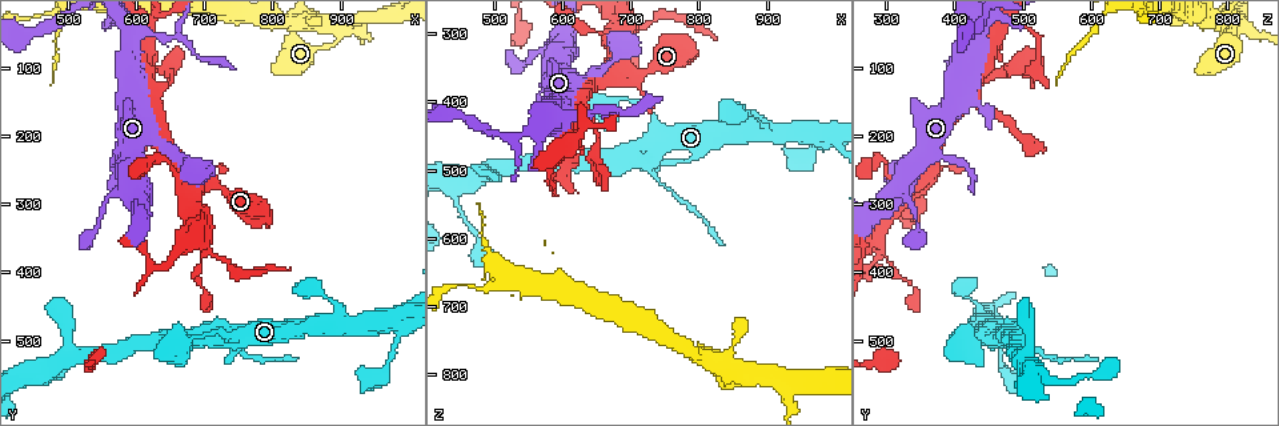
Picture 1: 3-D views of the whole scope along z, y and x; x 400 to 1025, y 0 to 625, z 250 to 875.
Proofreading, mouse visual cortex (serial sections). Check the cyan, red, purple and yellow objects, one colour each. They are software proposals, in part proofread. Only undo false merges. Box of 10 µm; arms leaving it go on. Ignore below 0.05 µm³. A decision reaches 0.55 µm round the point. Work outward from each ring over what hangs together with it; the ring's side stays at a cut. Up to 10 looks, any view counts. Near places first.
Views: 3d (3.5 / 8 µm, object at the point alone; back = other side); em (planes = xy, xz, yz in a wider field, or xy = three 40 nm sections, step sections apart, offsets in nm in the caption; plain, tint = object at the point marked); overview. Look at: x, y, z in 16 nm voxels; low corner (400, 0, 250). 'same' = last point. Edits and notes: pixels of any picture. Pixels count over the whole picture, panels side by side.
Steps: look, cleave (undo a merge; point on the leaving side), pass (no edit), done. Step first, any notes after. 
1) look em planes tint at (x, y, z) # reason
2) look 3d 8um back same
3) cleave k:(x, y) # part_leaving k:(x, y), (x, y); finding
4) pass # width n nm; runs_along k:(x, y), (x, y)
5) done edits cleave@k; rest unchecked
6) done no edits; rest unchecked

look 3d 8um at (895, 40, 800) # branch point

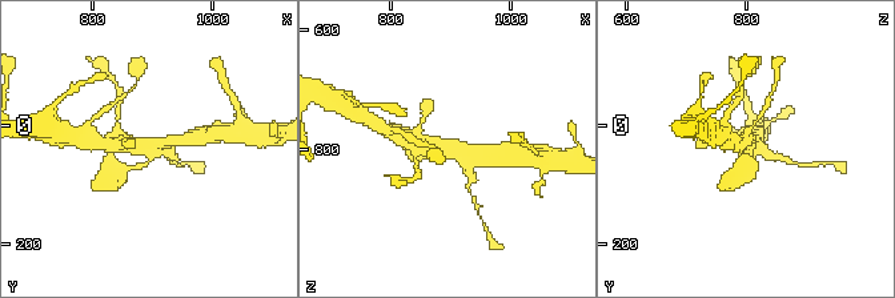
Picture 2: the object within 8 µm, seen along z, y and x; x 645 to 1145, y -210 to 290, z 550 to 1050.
look 3d 3.5um same # closer look

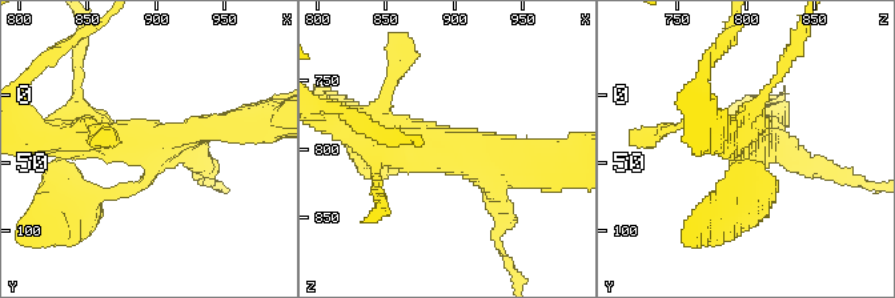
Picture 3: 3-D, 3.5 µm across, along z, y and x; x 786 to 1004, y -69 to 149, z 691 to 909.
look em xy step 2 tint at (894, 42, 804) # shape alone is not enough

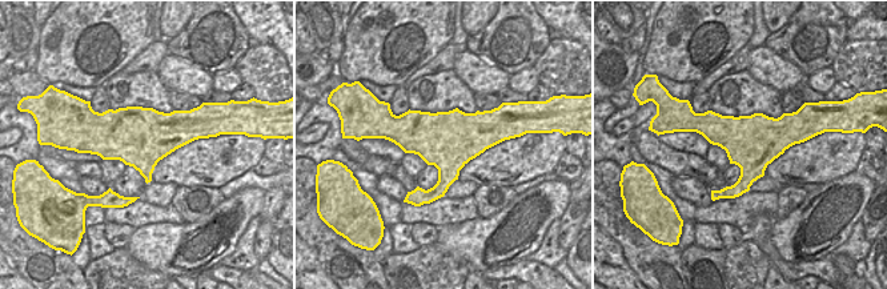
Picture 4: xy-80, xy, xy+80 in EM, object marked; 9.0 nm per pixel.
pass # runs_along 3:(89, 198), (65, 137); continuous, no second cell

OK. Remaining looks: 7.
look 3d 8um at (985, 485, 460) # a narrow waist

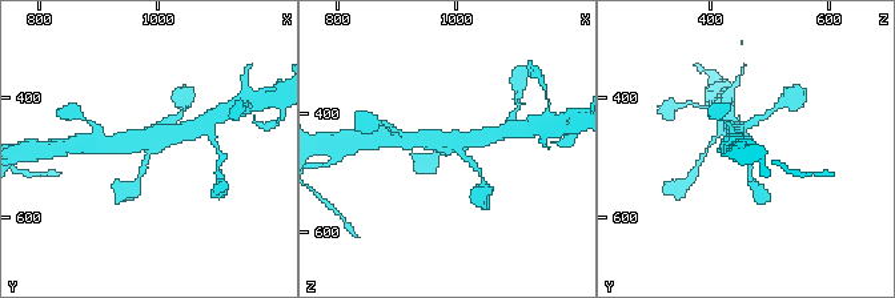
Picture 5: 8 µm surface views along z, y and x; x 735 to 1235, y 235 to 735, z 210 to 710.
look em planes tint same # arms 4; arm_widths 150, 200, 350, 500 nm; need the tissue

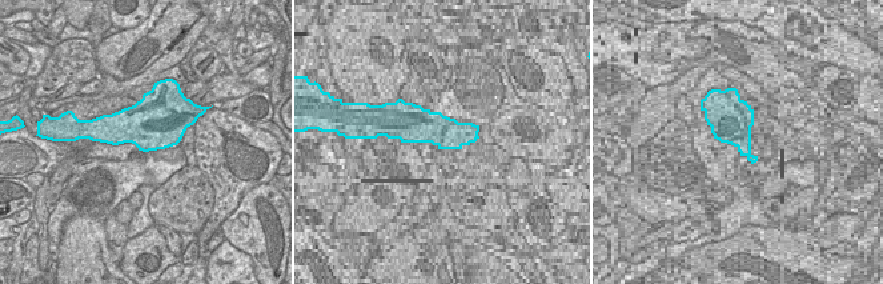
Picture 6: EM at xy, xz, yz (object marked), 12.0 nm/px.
pass # runs_along 5:(107, 143), (148, 143), (140, 174); one cell here

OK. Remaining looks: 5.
look 3d 3.5um at (695, 265, 360) # narrows sharply

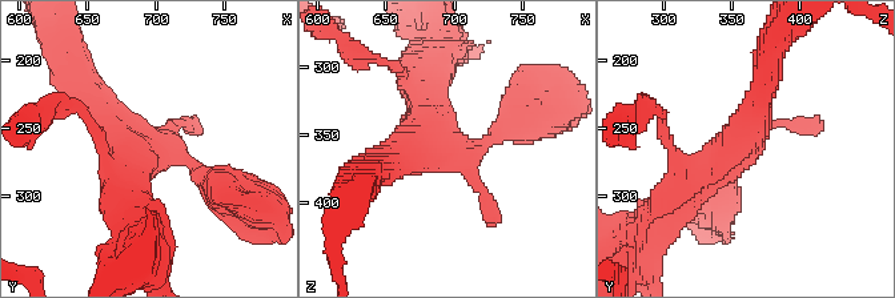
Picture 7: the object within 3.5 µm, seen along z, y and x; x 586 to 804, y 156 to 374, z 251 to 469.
pass # runs_along 7:(223, 190), (88, 92); continuous, no second cell

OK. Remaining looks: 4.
look 3d 3.5um back at (715, 495, 480) # abrupt turn

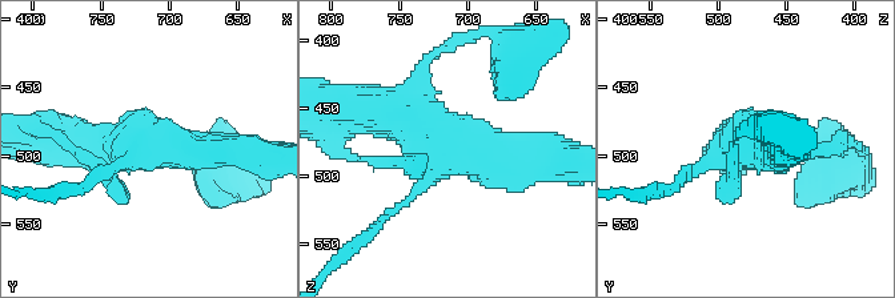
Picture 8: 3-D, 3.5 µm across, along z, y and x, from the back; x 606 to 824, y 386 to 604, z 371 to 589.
look em xy step 1 tint at (712, 492, 482)

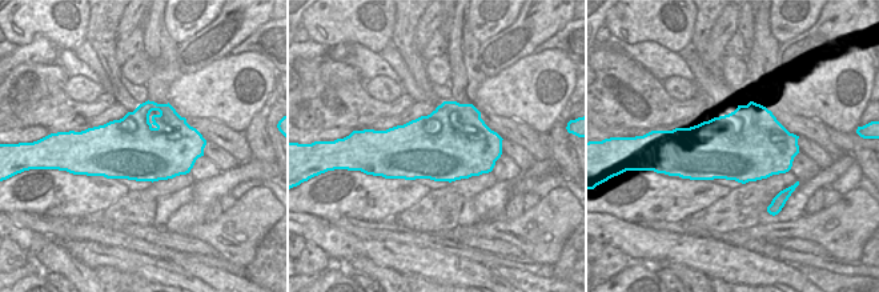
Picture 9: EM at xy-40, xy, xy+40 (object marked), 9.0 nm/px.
pass # runs_along 8:(372, 109), (449, 150), (540, 164); continuous, no second cell

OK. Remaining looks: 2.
done no edits; rest unchecked

